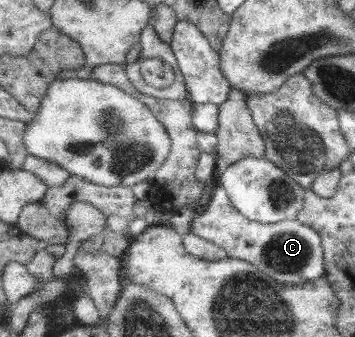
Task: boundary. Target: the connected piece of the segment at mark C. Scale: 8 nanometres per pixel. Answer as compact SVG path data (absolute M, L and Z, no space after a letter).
M215 187L213 198L202 213L195 214L190 232L226 251L229 257L251 263L272 277L277 284L303 285L324 274L324 249L321 236L298 220L258 223L241 215L231 203L225 189Z

